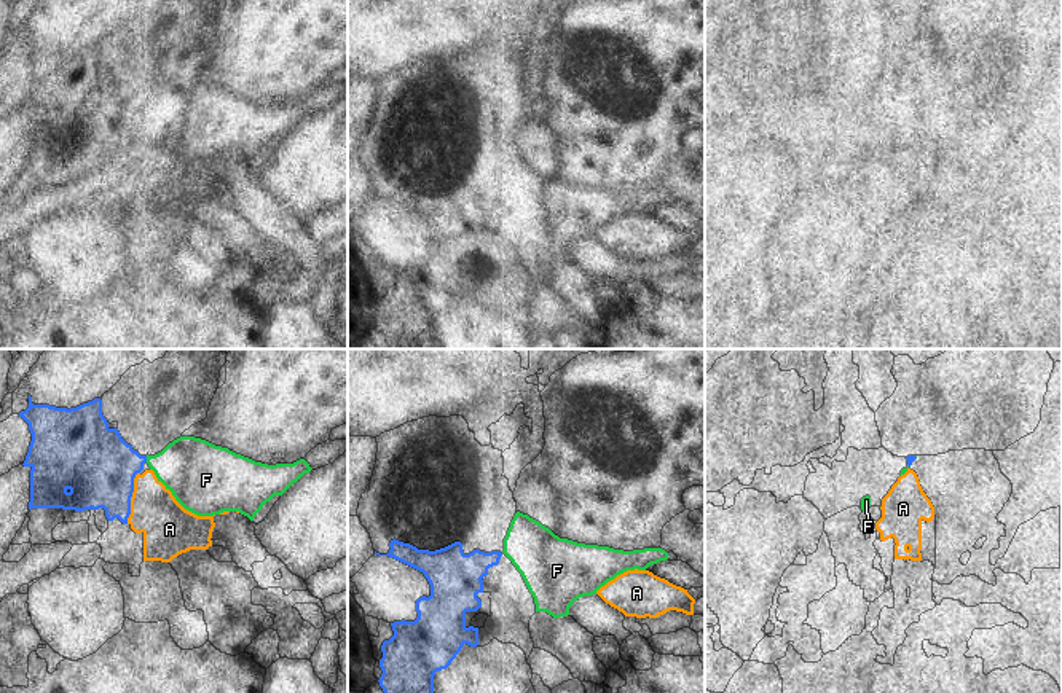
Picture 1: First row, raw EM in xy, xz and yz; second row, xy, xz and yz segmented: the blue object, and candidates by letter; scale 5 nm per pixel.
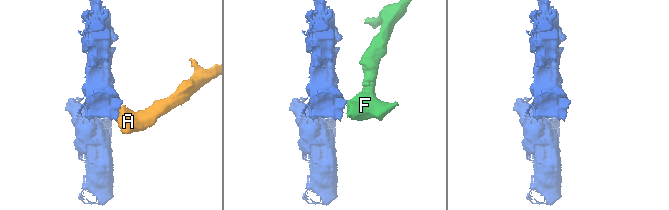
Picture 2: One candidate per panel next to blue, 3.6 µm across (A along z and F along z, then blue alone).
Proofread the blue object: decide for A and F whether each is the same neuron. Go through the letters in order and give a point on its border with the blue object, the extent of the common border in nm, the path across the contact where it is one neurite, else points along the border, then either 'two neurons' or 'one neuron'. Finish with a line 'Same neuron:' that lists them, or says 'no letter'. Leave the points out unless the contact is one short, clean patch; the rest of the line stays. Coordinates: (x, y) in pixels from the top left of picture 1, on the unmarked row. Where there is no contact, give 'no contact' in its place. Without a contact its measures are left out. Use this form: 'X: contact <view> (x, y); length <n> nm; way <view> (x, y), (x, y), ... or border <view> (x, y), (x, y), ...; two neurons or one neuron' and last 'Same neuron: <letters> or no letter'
A: contact xy (131, 139); length 280 nm; border xy (139, 115), (133, 125), (131, 156), (126, 166); two neurons
F: contact xy (145, 102); length 30 nm; border xy (145, 99), (147, 104); two neurons
Same neuron: no letter

